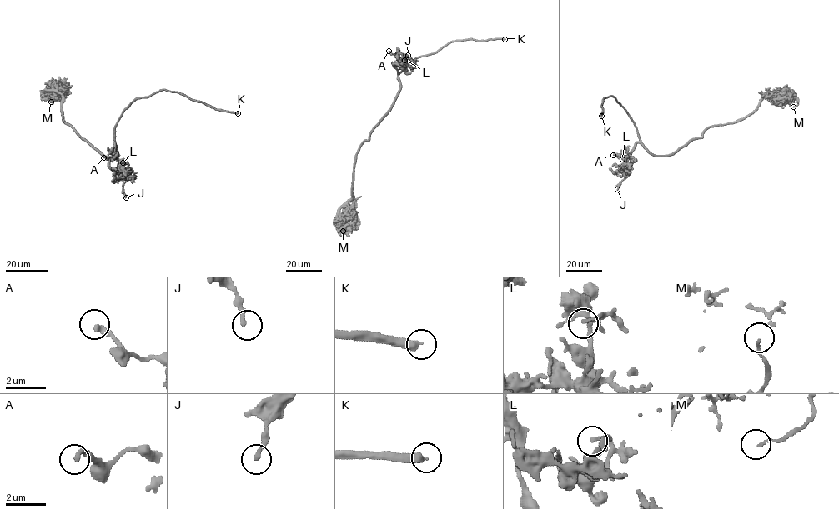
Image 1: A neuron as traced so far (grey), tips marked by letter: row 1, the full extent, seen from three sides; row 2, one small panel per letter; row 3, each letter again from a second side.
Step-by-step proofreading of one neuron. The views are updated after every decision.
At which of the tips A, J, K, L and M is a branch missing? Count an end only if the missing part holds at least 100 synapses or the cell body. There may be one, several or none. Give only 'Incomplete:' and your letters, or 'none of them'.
Incomplete: K

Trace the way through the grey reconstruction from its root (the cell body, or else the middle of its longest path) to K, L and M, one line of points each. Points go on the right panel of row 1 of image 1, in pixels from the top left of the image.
K: (668, 155), (655, 156), (648, 151), (640, 142), (631, 117), (612, 96), (603, 99), (601, 116)
L: (668, 155), (655, 156), (637, 142), (629, 157), (628, 167), (622, 159)
M: (668, 155), (692, 140), (700, 137), (710, 127), (745, 118), (764, 97), (796, 97), (797, 104), (793, 107)

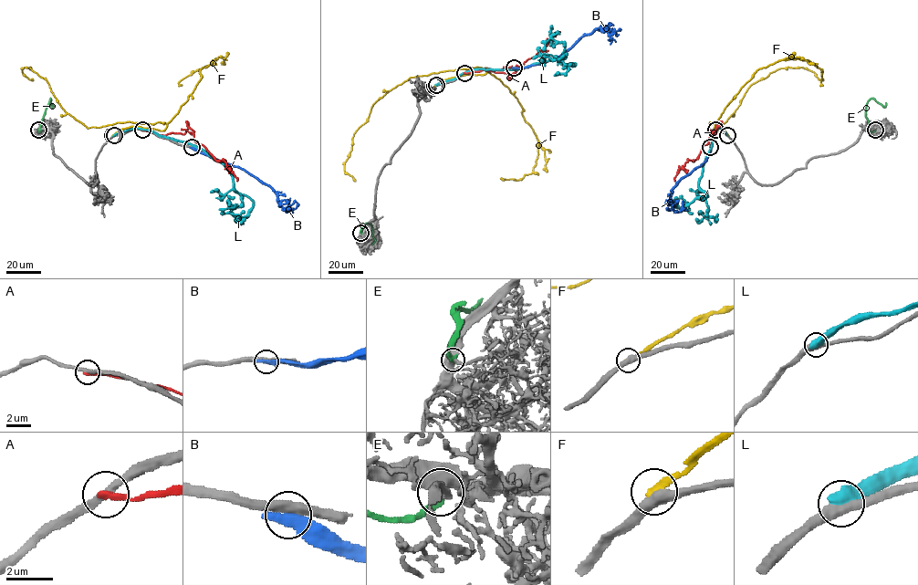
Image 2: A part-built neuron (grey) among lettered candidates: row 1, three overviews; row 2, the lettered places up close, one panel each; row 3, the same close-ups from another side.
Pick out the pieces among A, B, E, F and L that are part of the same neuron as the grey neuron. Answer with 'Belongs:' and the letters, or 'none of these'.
Belongs: E

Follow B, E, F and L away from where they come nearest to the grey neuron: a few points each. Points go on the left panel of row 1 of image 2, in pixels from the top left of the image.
B: (192, 148), (245, 170), (267, 184), (276, 195), (277, 203), (286, 212), (298, 203)
E: (38, 130), (50, 99), (52, 107), (49, 102)
F: (112, 135), (130, 127), (161, 130), (167, 124), (88, 128), (59, 104), (45, 79), (22, 69), (33, 80)
L: (114, 135), (138, 128), (203, 150), (228, 171), (239, 193), (253, 202), (252, 210), (243, 217), (222, 210)

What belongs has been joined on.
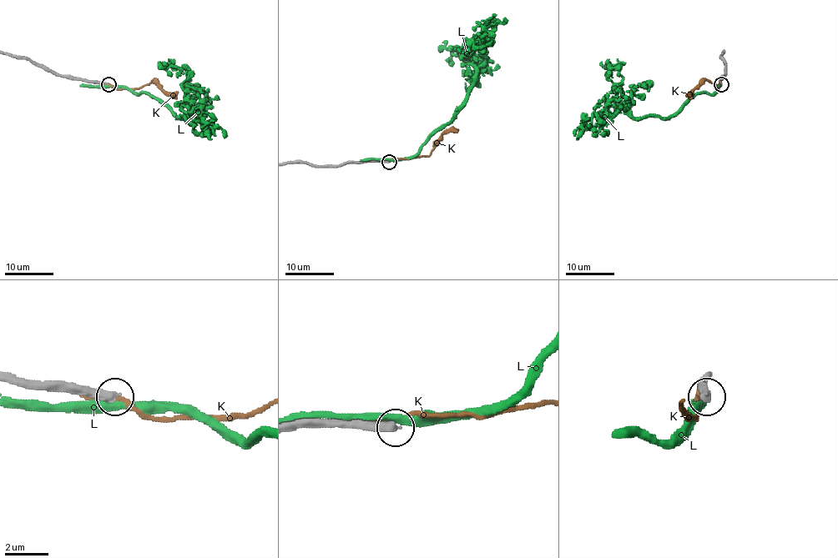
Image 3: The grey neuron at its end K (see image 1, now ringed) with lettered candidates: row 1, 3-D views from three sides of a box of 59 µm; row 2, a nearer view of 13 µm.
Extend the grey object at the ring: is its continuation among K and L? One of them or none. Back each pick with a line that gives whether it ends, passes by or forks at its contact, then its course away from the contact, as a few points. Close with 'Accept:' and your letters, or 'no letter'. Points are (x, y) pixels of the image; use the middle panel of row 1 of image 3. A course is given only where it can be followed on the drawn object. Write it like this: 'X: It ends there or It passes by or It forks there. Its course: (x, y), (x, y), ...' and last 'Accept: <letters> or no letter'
Accept: no letter

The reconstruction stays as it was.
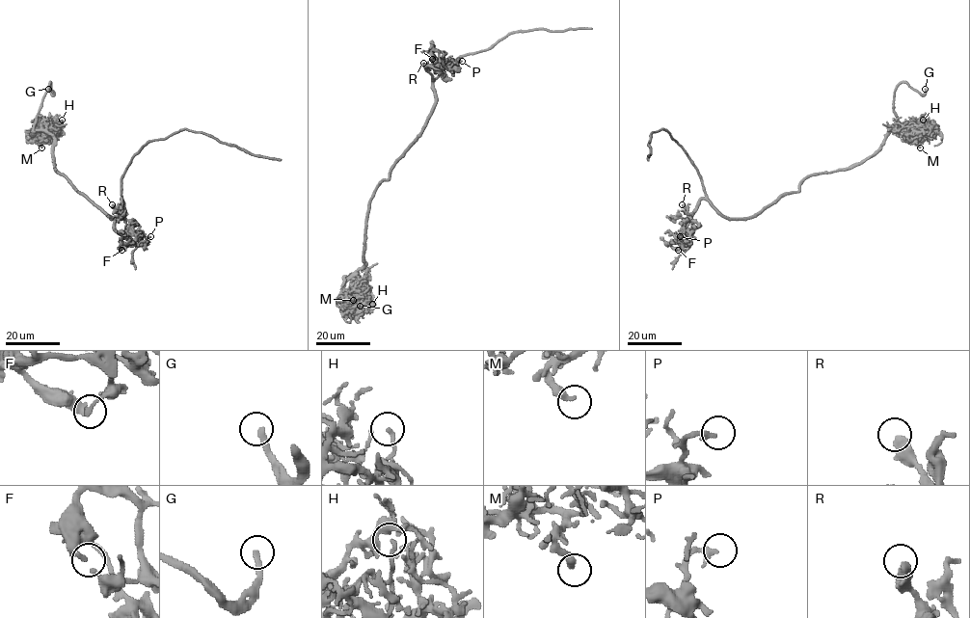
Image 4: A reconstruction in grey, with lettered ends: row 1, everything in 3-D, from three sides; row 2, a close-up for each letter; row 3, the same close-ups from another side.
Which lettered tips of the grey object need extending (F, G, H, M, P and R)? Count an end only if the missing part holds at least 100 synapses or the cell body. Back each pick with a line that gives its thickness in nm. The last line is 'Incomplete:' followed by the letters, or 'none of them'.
G: 280 nm
Incomplete: G

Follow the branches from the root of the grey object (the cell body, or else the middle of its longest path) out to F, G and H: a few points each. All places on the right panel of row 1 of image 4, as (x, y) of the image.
F: (763, 208), (749, 218), (729, 218), (702, 199), (688, 221), (686, 241), (670, 245), (678, 250)
G: (763, 208), (812, 175), (862, 163), (891, 131), (904, 135), (896, 131), (894, 92), (902, 82), (925, 89)
H: (763, 208), (786, 194), (796, 192), (812, 175), (862, 163), (891, 130), (912, 133), (923, 120)

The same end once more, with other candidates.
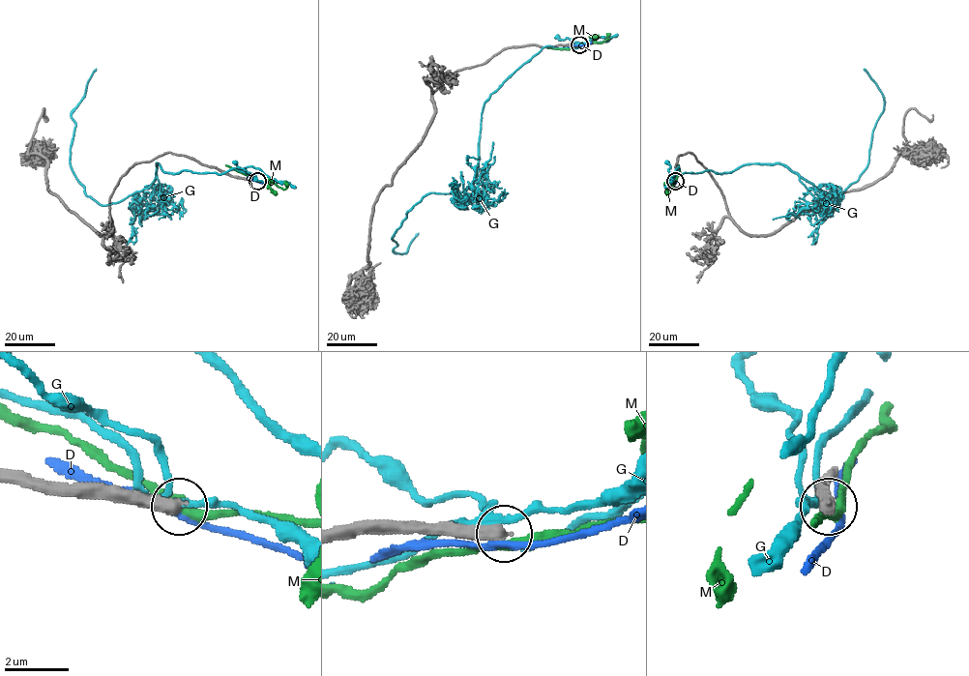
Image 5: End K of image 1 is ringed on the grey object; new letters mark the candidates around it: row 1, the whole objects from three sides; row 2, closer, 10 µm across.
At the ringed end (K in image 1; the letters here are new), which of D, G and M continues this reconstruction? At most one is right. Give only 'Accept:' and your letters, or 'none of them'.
Accept: none of them

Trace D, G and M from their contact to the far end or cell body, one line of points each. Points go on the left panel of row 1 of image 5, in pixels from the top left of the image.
D: (256, 181), (269, 187)
G: (255, 181), (235, 168), (167, 173), (157, 163), (147, 188), (100, 204), (70, 161), (72, 113), (96, 69)
M: (256, 181), (273, 183), (283, 189), (286, 185), (284, 183)

